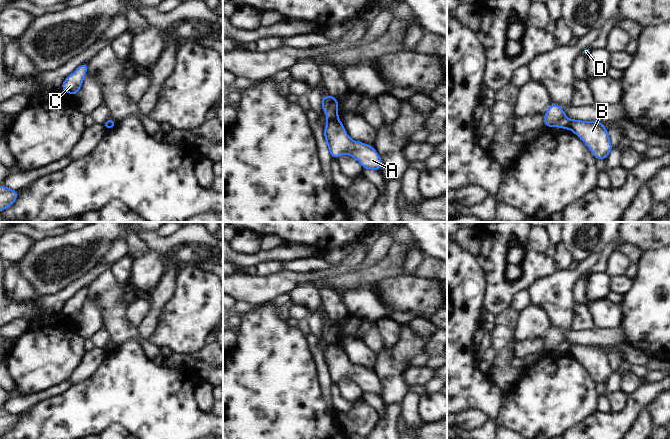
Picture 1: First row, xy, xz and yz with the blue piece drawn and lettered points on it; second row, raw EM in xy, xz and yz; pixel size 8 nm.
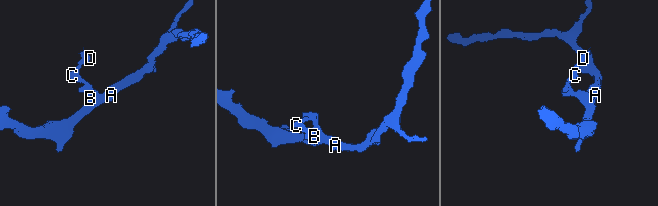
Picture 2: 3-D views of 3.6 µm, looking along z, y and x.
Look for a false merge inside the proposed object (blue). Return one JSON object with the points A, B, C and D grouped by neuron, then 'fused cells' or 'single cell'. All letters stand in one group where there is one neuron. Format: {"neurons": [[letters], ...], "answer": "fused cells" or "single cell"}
{"neurons": [["A", "B"], ["C", "D"]], "answer": "fused cells"}

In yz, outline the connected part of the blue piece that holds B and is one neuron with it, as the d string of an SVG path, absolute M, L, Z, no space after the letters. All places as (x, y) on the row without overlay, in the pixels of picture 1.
M574 343L570 347L570 354L587 369L597 384L605 384L614 372L602 346Z

